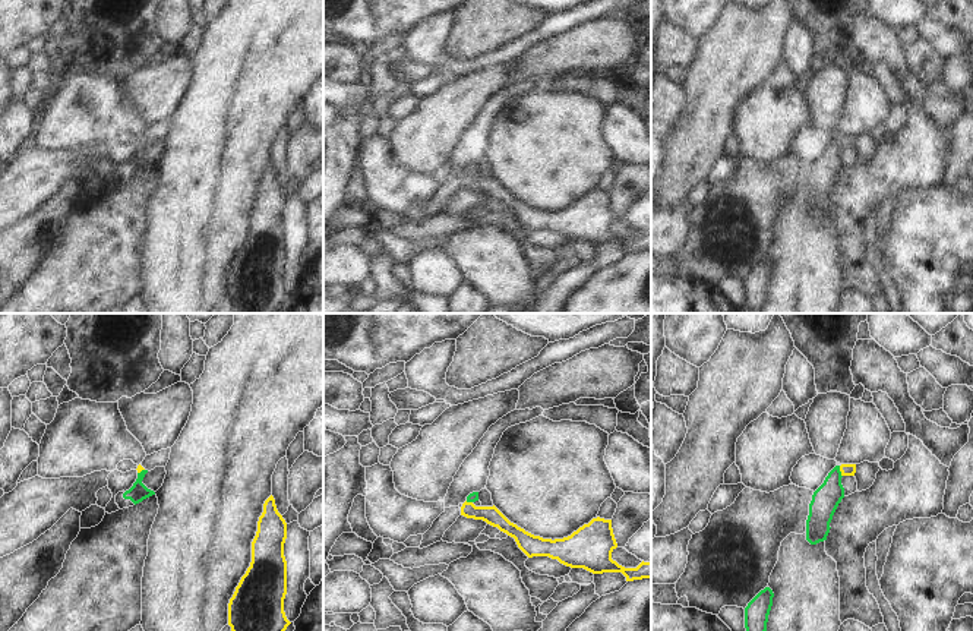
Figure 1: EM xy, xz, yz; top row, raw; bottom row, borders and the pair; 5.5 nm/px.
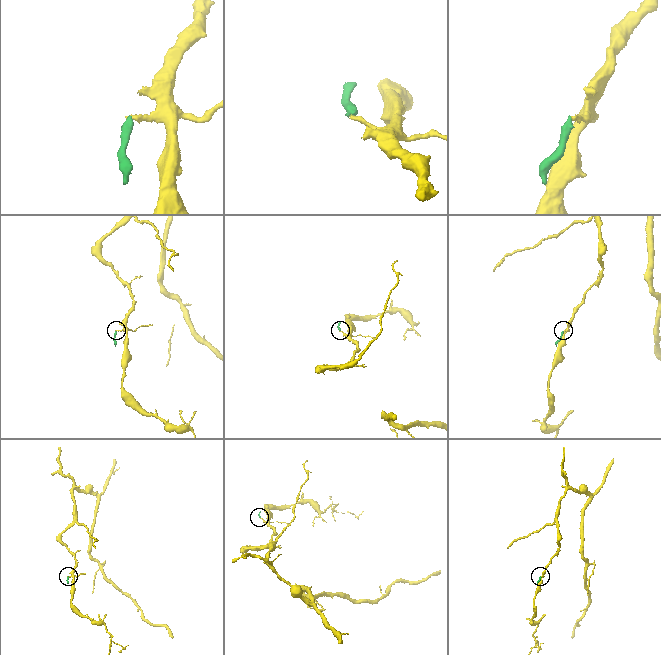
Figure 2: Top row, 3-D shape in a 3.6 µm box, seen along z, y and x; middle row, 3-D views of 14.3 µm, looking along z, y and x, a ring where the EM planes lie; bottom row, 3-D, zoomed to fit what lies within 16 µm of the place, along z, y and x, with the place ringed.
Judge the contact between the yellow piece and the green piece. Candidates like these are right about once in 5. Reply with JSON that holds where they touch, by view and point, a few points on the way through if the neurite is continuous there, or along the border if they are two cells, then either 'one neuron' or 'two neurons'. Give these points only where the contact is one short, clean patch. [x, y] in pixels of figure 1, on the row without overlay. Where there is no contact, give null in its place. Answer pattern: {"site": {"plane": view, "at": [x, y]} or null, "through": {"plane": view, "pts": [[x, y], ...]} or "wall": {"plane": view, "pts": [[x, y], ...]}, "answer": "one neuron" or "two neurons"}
{"site": {"plane": "yz", "at": [840, 142]}, "wall": {"plane": "yz", "pts": [[839, 138], [842, 148]]}, "answer": "two neurons"}

